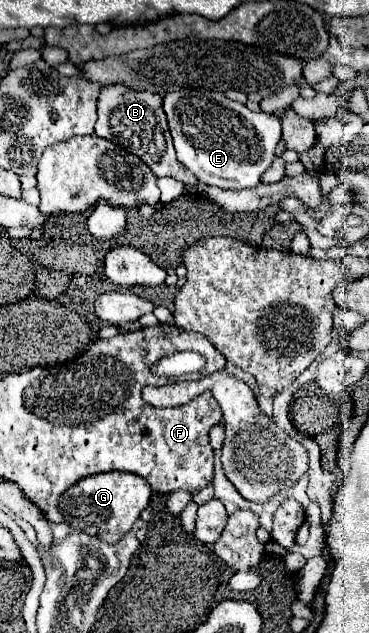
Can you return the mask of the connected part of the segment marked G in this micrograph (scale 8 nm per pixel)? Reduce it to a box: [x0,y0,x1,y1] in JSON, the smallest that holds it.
[59,472,151,544]

